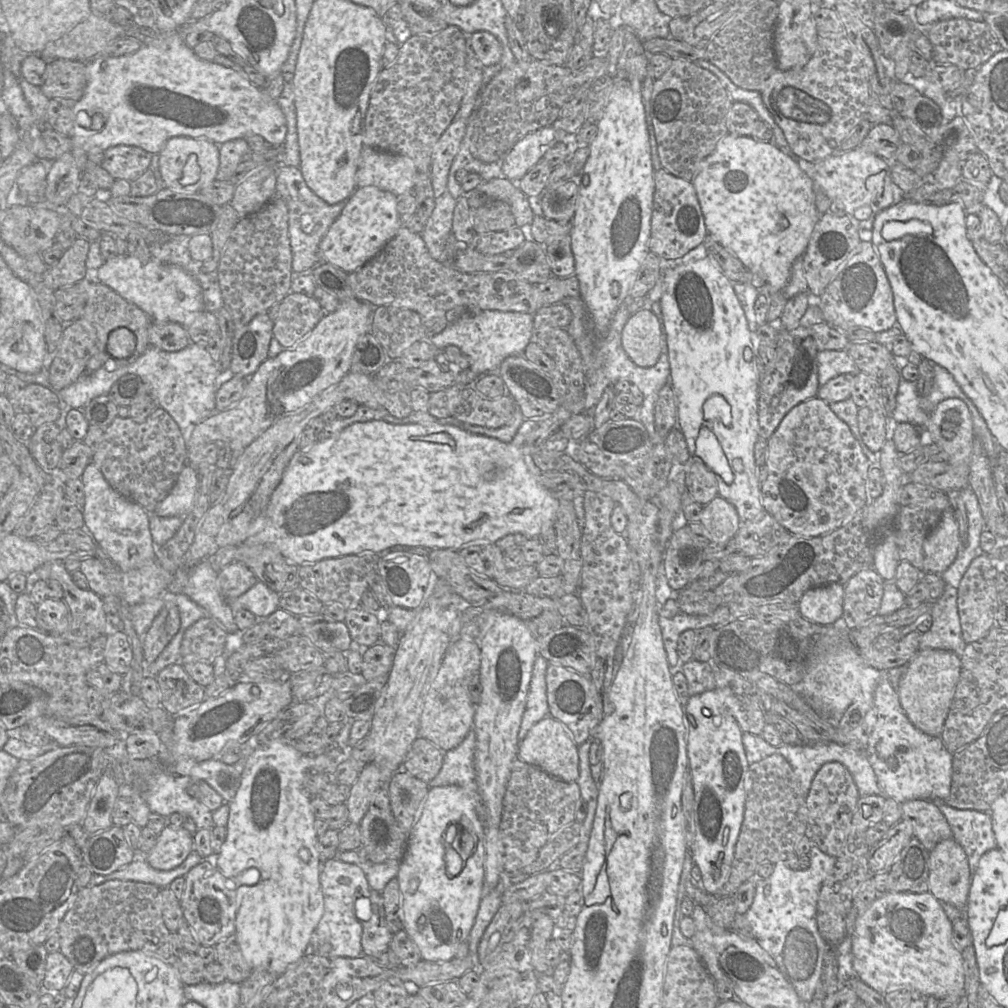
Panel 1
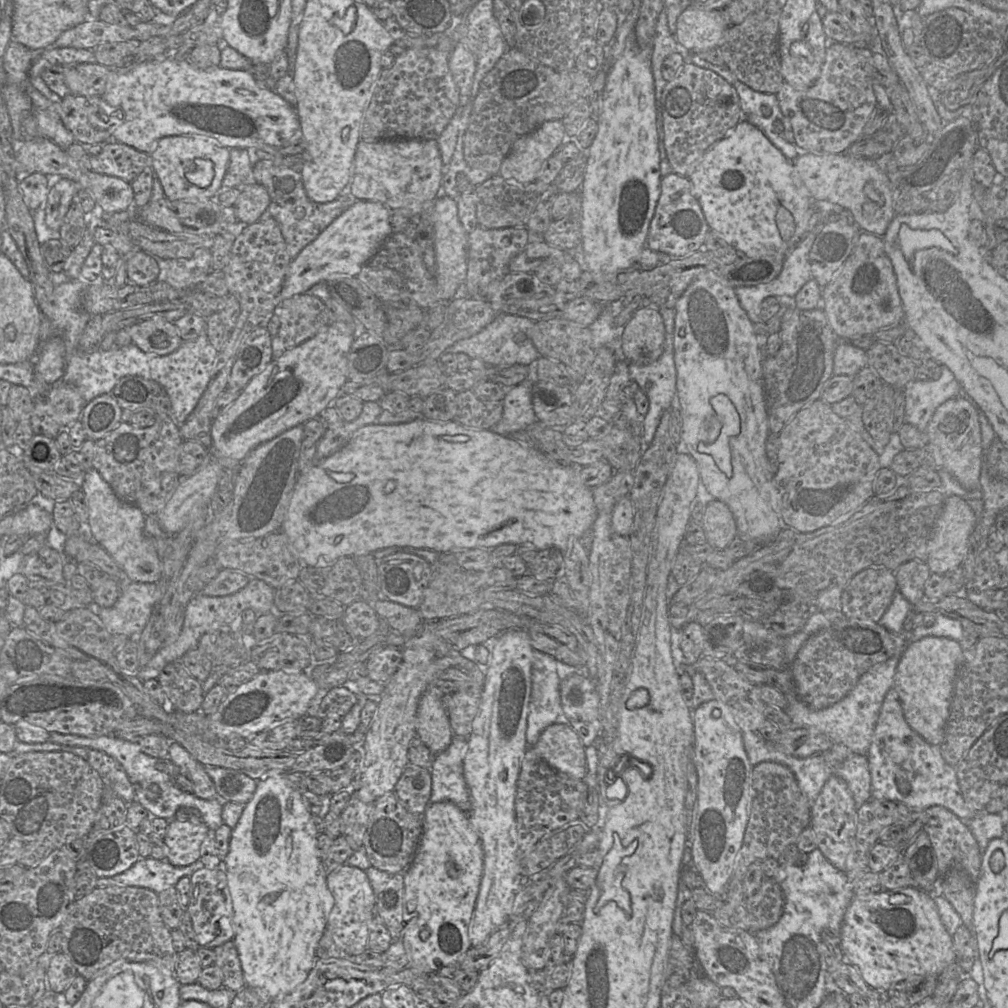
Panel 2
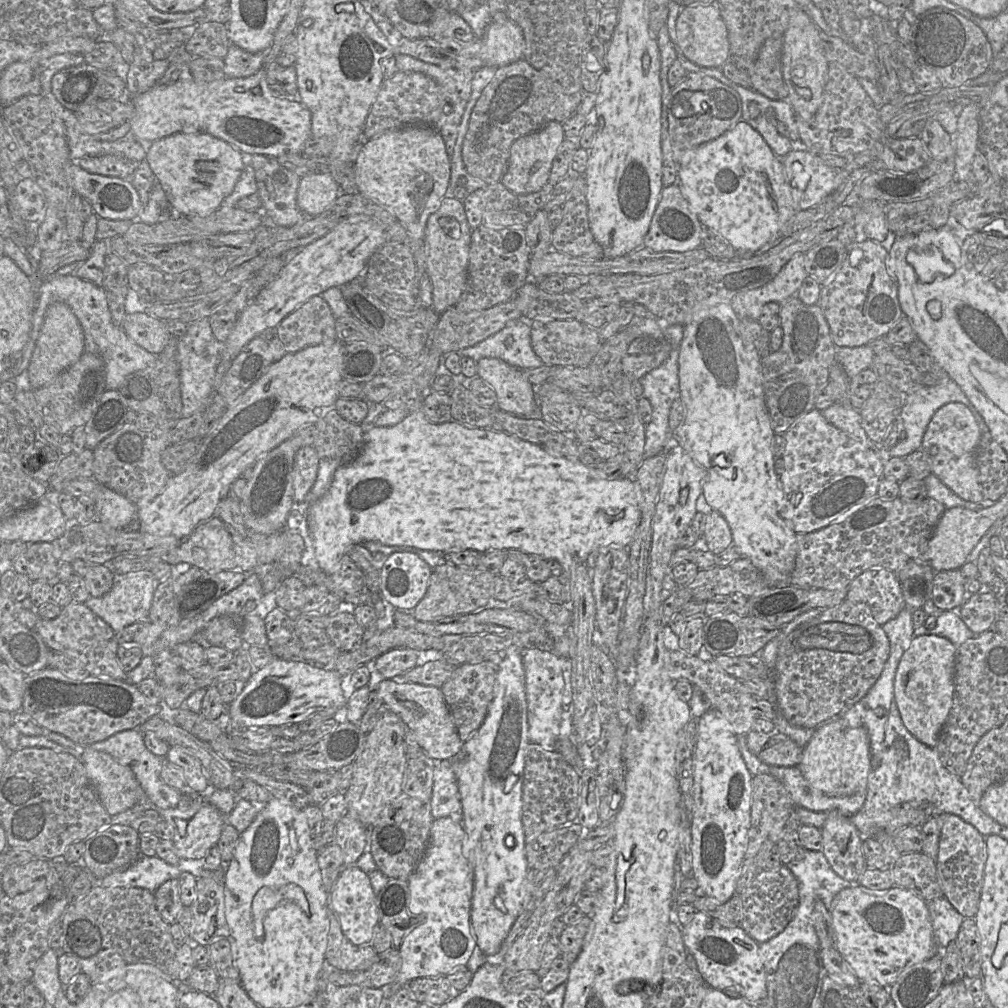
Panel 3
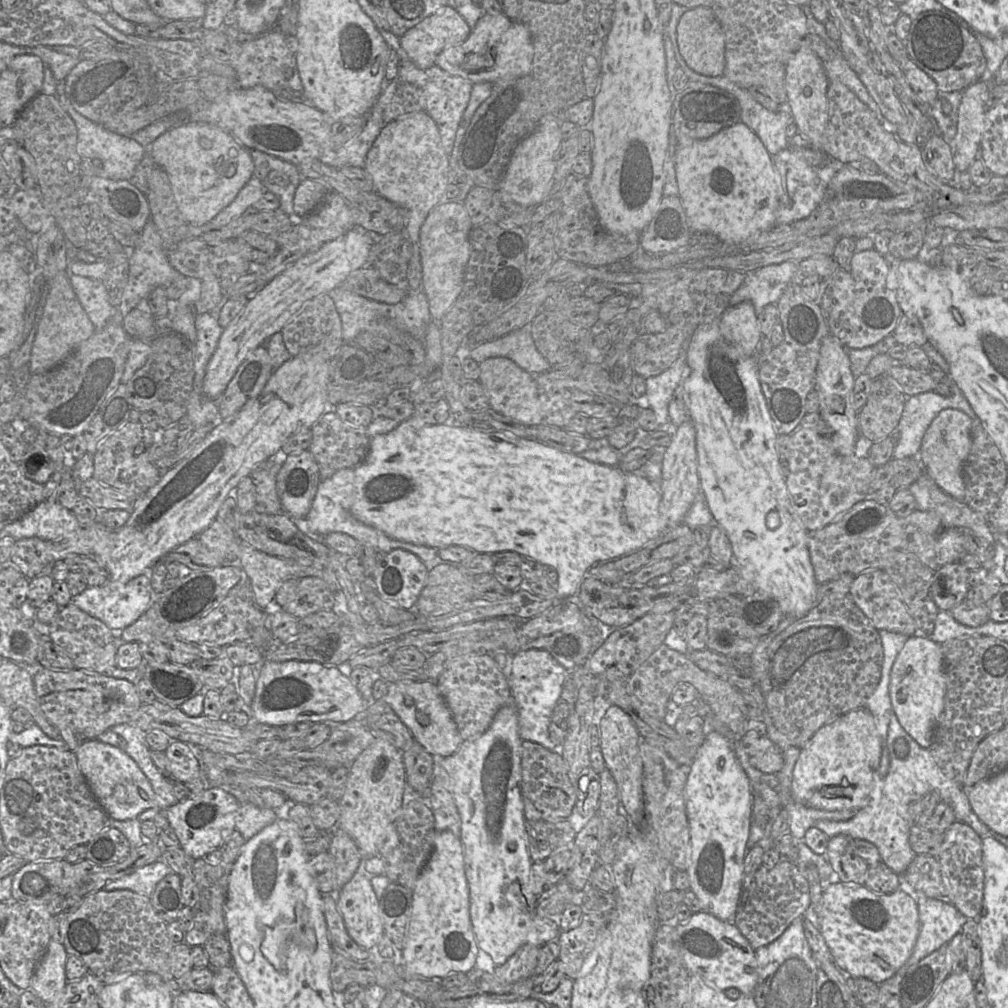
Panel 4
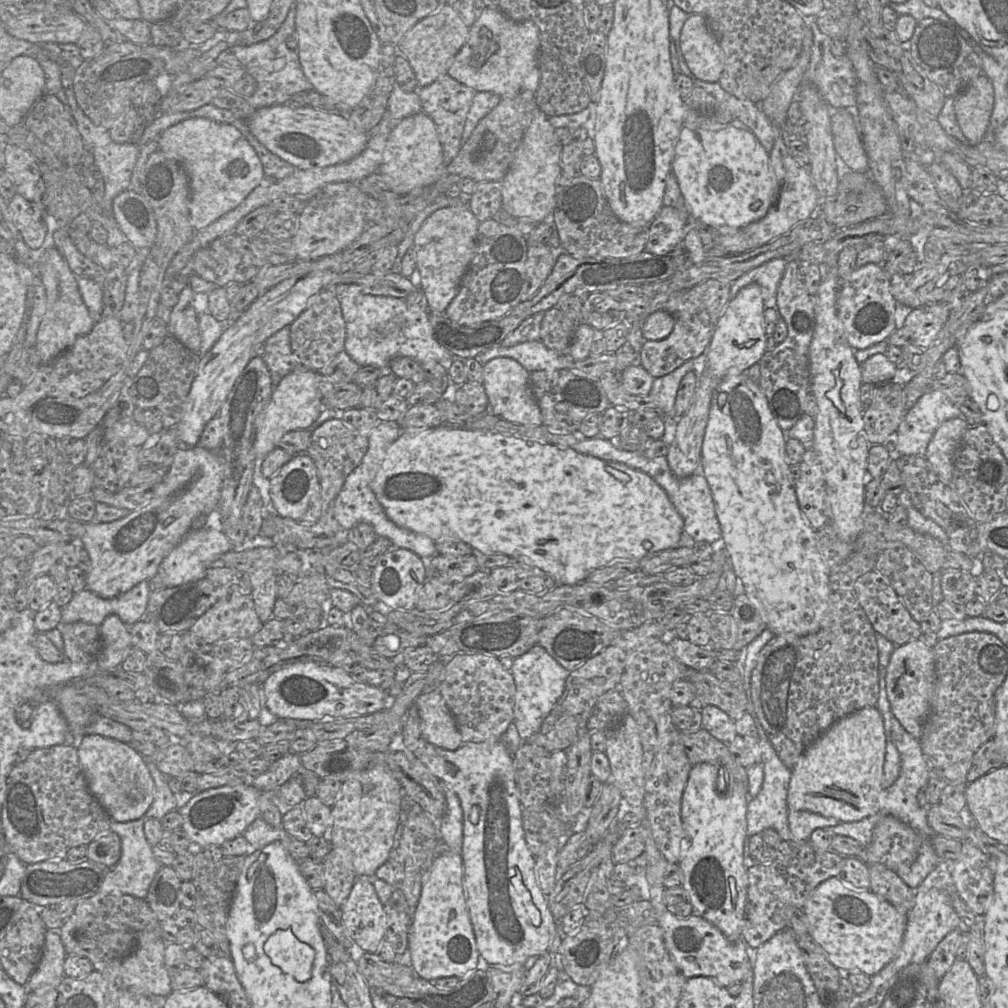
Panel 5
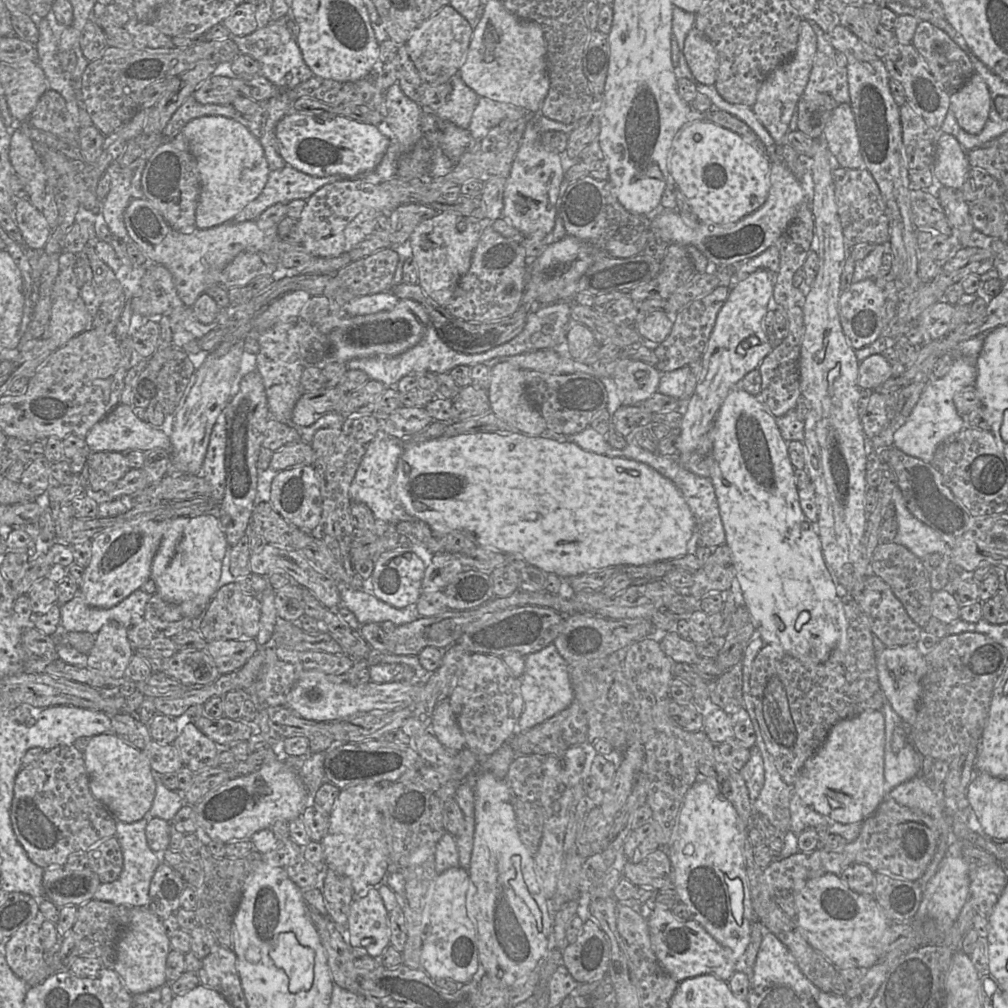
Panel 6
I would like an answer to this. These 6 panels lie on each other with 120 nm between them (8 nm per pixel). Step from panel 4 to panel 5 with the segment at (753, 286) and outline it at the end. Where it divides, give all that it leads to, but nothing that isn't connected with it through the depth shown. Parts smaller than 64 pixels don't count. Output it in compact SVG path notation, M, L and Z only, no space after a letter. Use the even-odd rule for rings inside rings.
M774 258L753 268L731 283L730 299L749 284L761 286L765 308L776 309L776 293L786 268L786 259Z

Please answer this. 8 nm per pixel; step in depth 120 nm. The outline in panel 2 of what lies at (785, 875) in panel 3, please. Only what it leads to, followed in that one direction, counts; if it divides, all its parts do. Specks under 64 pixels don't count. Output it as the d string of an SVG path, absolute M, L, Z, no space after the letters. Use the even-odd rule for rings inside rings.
M764 877L760 888L742 903L750 914L748 932L756 933L775 925L782 916L784 903L780 885L773 878Z

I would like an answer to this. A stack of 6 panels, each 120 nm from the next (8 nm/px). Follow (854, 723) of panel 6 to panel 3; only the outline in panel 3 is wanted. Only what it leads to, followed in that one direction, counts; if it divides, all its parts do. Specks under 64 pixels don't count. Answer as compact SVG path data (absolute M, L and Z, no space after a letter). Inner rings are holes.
M830 718L815 728L798 765L804 779L823 794L836 797L866 791L872 769L870 742L864 727L851 727L842 718Z

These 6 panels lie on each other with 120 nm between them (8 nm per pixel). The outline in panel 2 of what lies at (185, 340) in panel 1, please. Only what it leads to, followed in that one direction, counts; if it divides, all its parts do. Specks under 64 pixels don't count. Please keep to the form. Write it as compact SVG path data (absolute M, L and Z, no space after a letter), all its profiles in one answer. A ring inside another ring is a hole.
M153 316L129 327L132 343L142 351L156 355L167 355L183 342L174 322L161 316Z

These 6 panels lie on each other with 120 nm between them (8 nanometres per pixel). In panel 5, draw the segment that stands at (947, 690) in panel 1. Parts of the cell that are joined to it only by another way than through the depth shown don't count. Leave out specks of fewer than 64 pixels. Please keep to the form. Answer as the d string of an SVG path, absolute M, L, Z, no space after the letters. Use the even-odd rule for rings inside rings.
M921 639L896 646L886 668L885 682L893 715L908 733L919 740L934 693L935 664L933 648L926 646Z

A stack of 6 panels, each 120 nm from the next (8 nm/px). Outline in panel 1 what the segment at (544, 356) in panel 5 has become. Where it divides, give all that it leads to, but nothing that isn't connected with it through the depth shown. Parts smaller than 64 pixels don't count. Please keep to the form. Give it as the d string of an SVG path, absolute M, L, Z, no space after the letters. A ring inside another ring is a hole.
M485 310L477 314L463 314L454 323L448 326L438 334L433 335L430 339L433 344L443 351L448 345L459 347L464 354L469 357L469 369L465 373L471 377L471 382L466 385L473 385L473 382L480 376L492 372L497 372L502 361L514 355L522 355L526 346L531 342L534 324L533 315L523 312Z

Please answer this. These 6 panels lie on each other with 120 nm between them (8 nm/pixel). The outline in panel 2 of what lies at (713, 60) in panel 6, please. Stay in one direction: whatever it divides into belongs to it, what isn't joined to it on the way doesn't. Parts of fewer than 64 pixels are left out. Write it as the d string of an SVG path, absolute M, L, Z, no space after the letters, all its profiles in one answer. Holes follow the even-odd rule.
M690 4L677 18L675 39L691 53L718 48L728 28L722 10L703 10Z

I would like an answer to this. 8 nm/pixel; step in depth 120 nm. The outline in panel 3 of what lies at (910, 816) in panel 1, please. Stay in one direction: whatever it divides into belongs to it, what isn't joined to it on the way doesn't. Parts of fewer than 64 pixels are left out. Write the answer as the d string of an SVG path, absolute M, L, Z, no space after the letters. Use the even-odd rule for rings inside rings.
M936 812L940 817L940 837L936 858L937 875L944 897L964 917L976 915L987 858L985 837L959 816Z

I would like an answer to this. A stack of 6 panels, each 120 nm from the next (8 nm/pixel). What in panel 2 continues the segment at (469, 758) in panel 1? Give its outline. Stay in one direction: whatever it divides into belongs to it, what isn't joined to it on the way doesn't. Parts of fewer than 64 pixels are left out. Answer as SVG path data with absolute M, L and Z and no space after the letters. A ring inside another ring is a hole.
M453 737L447 749L435 755L431 767L432 788L430 804L450 801L464 813L471 809L469 790L464 778L464 759L468 738Z

